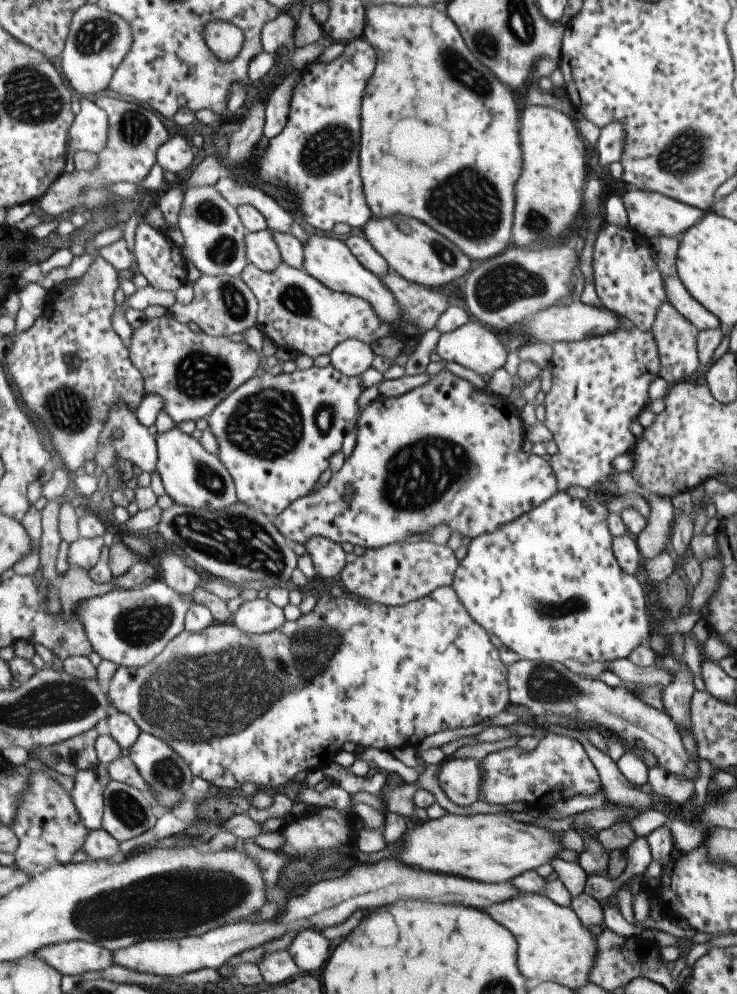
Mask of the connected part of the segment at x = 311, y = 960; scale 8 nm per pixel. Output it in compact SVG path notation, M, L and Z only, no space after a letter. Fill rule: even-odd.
M304 930L291 940L287 952L301 972L313 972L325 964L329 944L315 931Z

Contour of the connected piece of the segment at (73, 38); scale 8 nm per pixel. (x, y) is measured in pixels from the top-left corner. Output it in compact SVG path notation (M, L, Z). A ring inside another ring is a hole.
M86 2L73 13L69 34L65 38L61 58L59 58L61 74L65 76L67 84L77 94L82 96L97 94L108 87L115 68L121 64L121 60L129 52L131 42L133 42L131 28L121 16L111 14L101 10L96 4Z

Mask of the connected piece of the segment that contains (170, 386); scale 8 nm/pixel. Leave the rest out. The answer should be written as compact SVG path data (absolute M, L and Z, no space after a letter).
M169 312L153 320L146 318L132 332L128 356L141 374L143 397L157 394L163 400L163 412L169 414L175 425L207 418L217 404L262 365L258 350L251 349L246 341L233 342L227 337L197 334Z

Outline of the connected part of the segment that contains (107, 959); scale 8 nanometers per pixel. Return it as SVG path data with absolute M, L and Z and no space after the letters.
M69 940L41 946L33 952L33 956L41 958L41 962L49 964L49 968L62 975L81 975L83 972L105 970L113 965L110 950L84 940Z

